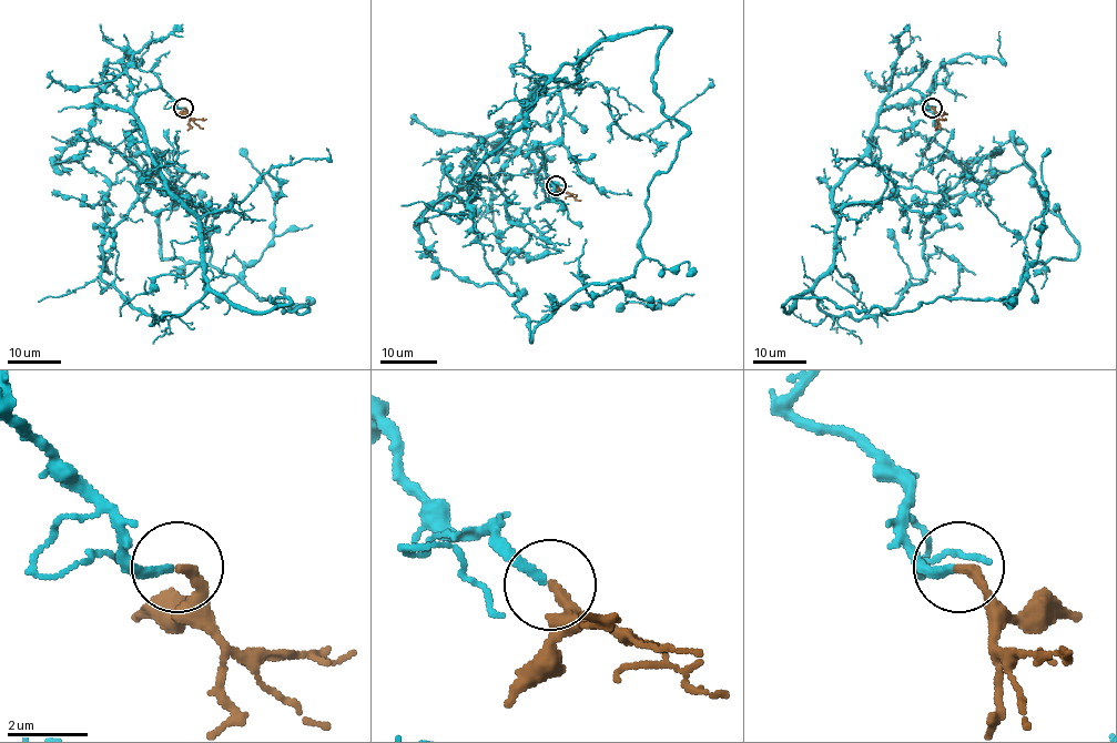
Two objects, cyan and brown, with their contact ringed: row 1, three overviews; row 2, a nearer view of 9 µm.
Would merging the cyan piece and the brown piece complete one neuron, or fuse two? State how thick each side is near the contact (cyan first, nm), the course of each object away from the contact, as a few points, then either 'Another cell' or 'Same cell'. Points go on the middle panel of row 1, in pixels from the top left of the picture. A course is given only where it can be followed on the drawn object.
Thickness 220 nm (cyan) against 260 nm. Course of cyan: (556, 185), (490, 133), (419, 242), (516, 294), (530, 343), (590, 284), (653, 308), (616, 309). Course of brown: (556, 185), (581, 200). Same cell

